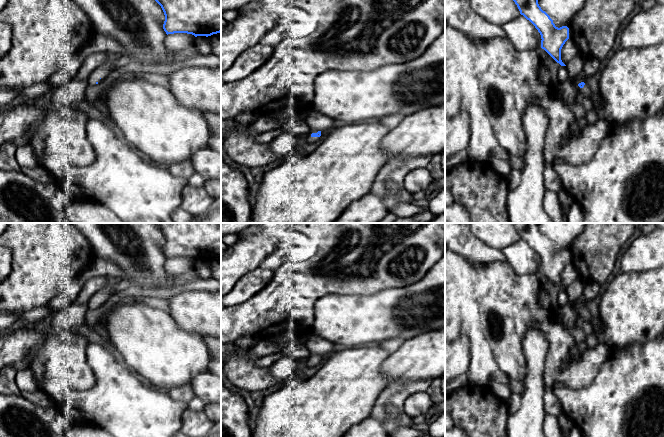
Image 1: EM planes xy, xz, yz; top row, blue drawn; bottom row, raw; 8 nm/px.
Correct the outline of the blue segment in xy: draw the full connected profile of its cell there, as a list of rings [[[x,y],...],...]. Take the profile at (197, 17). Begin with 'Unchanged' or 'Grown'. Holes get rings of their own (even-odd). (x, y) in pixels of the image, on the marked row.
Unchanged. [[[155,0],[162,8],[166,34],[211,36],[221,32],[221,0]]]

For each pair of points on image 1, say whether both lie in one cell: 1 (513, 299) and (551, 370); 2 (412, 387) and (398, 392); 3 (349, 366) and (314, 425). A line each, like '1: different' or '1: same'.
1: same
2: same
3: same

